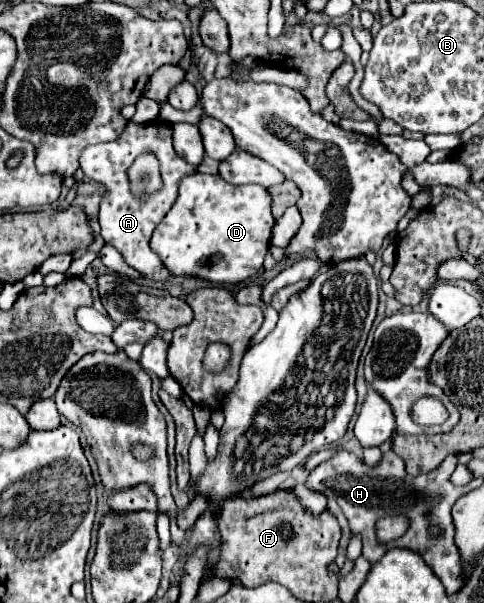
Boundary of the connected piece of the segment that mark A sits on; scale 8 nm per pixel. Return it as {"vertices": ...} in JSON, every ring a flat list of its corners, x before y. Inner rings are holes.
{"vertices":[[155,119,149,123,133,123,127,121,127,127,123,133,111,141,111,143,99,143,83,149,79,155,79,165,85,177,101,183,105,191,101,193,99,203,99,225,101,225,101,237,107,245,113,245,125,259,125,263,133,269,137,269,147,279,157,279,161,283,167,283,171,279,169,271,159,261,159,255,149,247,153,229,161,223,161,219,167,215,167,211,173,207,177,199,179,181,187,175,197,173,199,167,183,161,171,143,171,123],[141,153,153,153,159,159,159,171,161,171,161,189,147,197,135,197,129,187,127,169,133,165,135,157]]}

